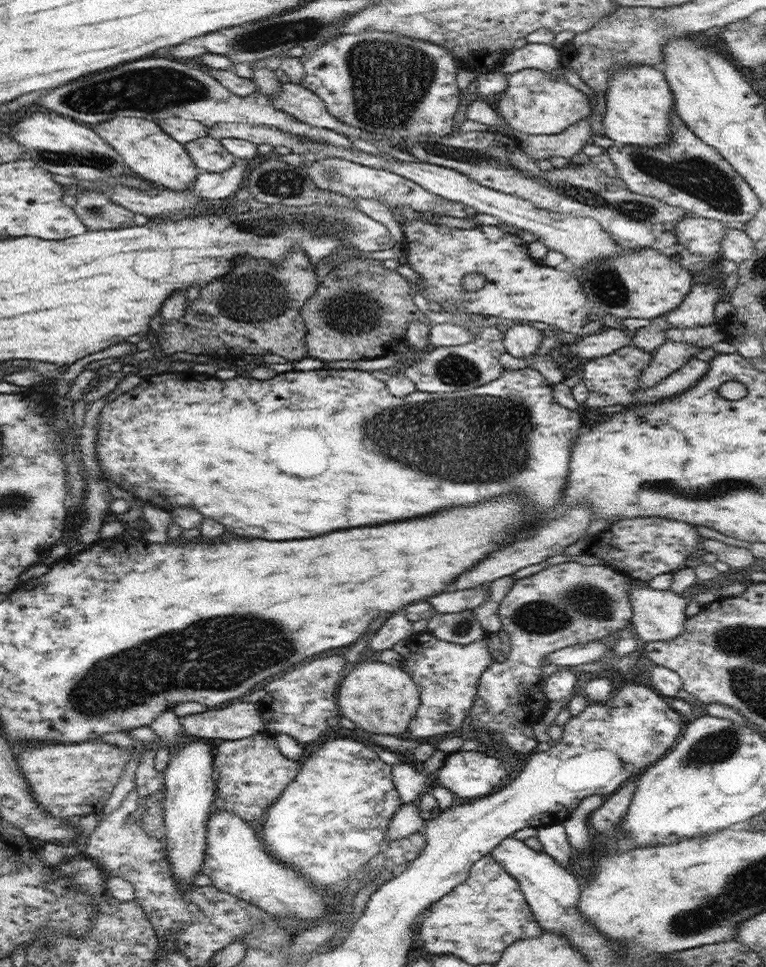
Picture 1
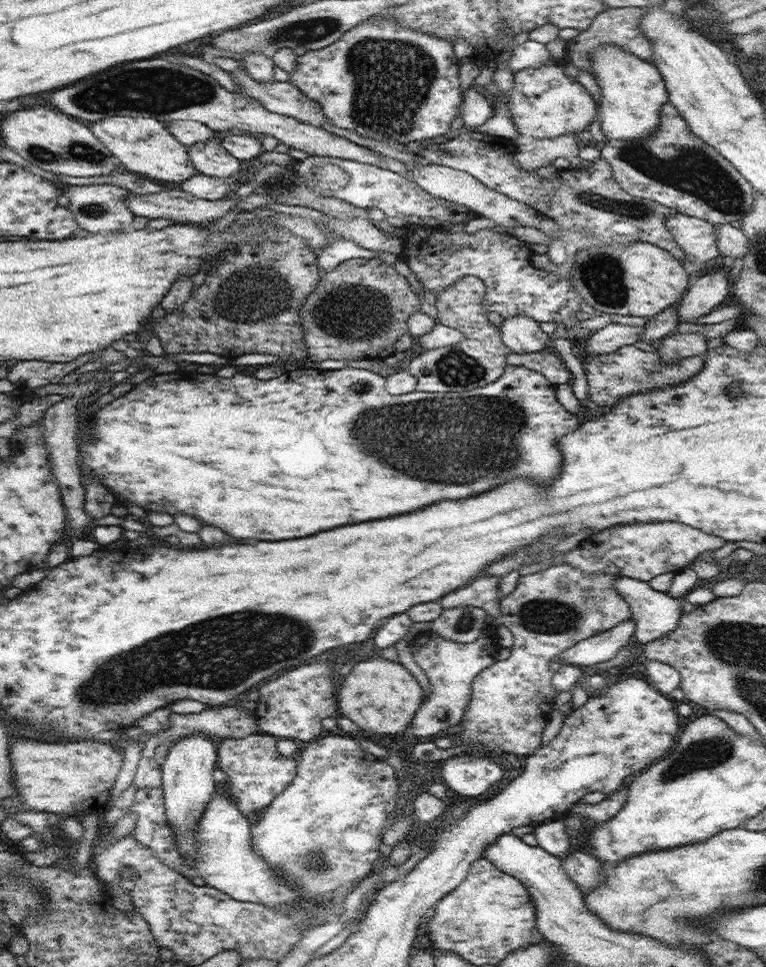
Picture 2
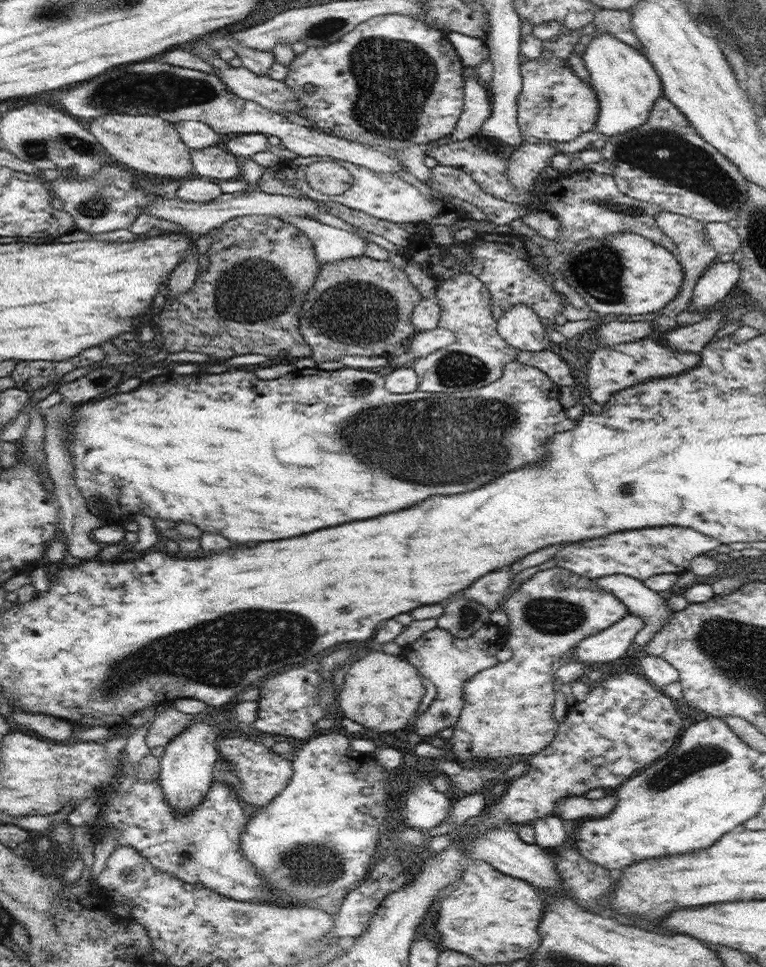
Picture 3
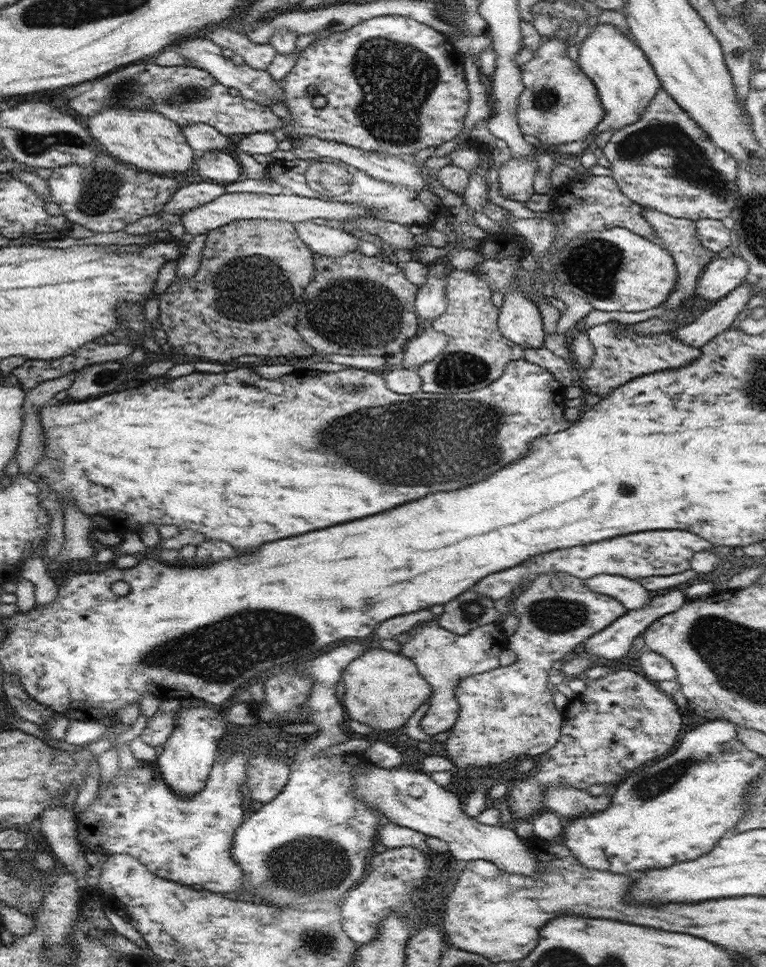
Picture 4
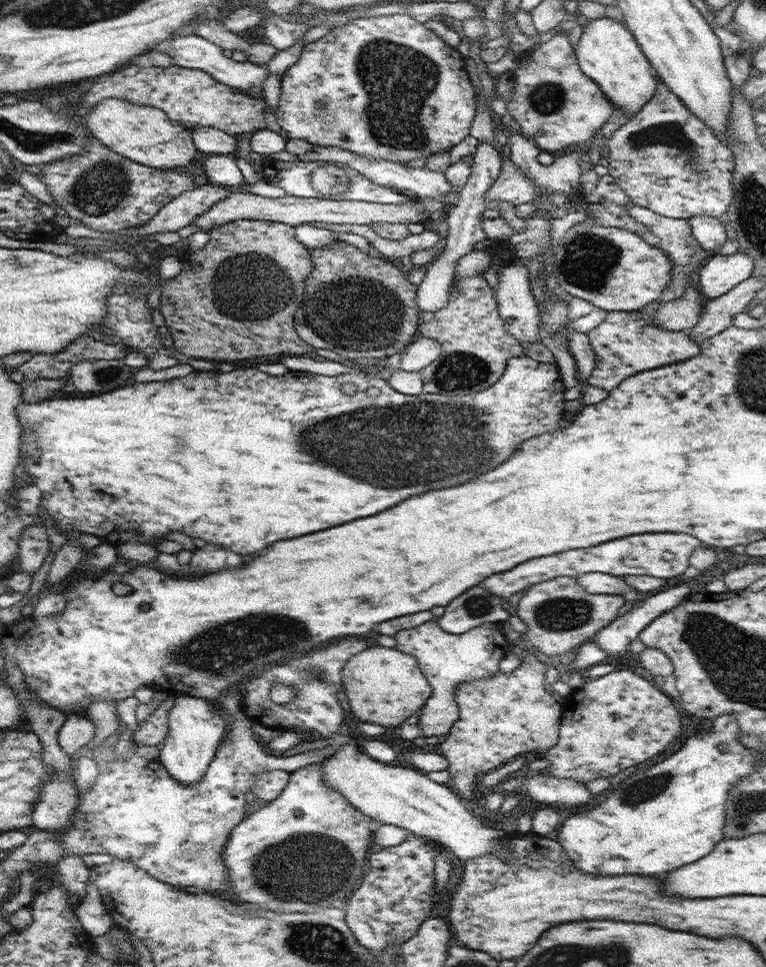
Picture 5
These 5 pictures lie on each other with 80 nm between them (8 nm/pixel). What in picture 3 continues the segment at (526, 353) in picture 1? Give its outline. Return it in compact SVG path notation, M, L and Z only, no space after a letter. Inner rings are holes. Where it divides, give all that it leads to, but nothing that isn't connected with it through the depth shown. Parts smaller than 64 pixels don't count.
M518 303L497 320L497 331L508 344L521 351L550 349L553 343L540 320L539 314L527 304Z

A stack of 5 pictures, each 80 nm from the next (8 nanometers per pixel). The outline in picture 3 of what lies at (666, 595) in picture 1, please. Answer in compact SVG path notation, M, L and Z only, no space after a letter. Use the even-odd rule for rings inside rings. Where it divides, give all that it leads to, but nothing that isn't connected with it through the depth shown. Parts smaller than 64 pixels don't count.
M611 574L601 576L596 579L597 585L602 589L612 594L615 594L633 615L638 615L643 618L643 629L634 636L634 642L641 647L646 648L647 644L651 641L654 633L657 633L666 621L669 621L669 616L674 612L667 605L666 599L660 597L660 594L651 588L648 588L644 581L638 580L632 576L625 574Z

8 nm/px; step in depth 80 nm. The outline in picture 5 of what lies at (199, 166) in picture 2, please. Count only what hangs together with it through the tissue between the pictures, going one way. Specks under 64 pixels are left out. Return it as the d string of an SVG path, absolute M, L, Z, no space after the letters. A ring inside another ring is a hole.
M214 154L204 161L203 168L207 178L214 185L229 189L239 189L244 185L244 177L231 155Z

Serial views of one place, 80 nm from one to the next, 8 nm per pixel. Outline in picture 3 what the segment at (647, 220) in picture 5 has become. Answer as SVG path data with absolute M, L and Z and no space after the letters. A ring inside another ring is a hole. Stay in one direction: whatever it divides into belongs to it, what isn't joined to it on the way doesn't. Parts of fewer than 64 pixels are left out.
M660 211L656 215L656 224L670 240L674 241L676 248L678 249L677 257L683 268L683 281L678 293L664 308L660 311L660 317L652 320L653 322L653 336L663 336L664 334L670 332L672 329L678 328L680 326L676 322L676 315L684 310L688 310L689 304L693 295L694 287L702 276L705 269L709 267L712 260L719 256L708 242L705 235L704 222L699 220L694 220L689 216L682 216L681 214L676 214L668 211Z

